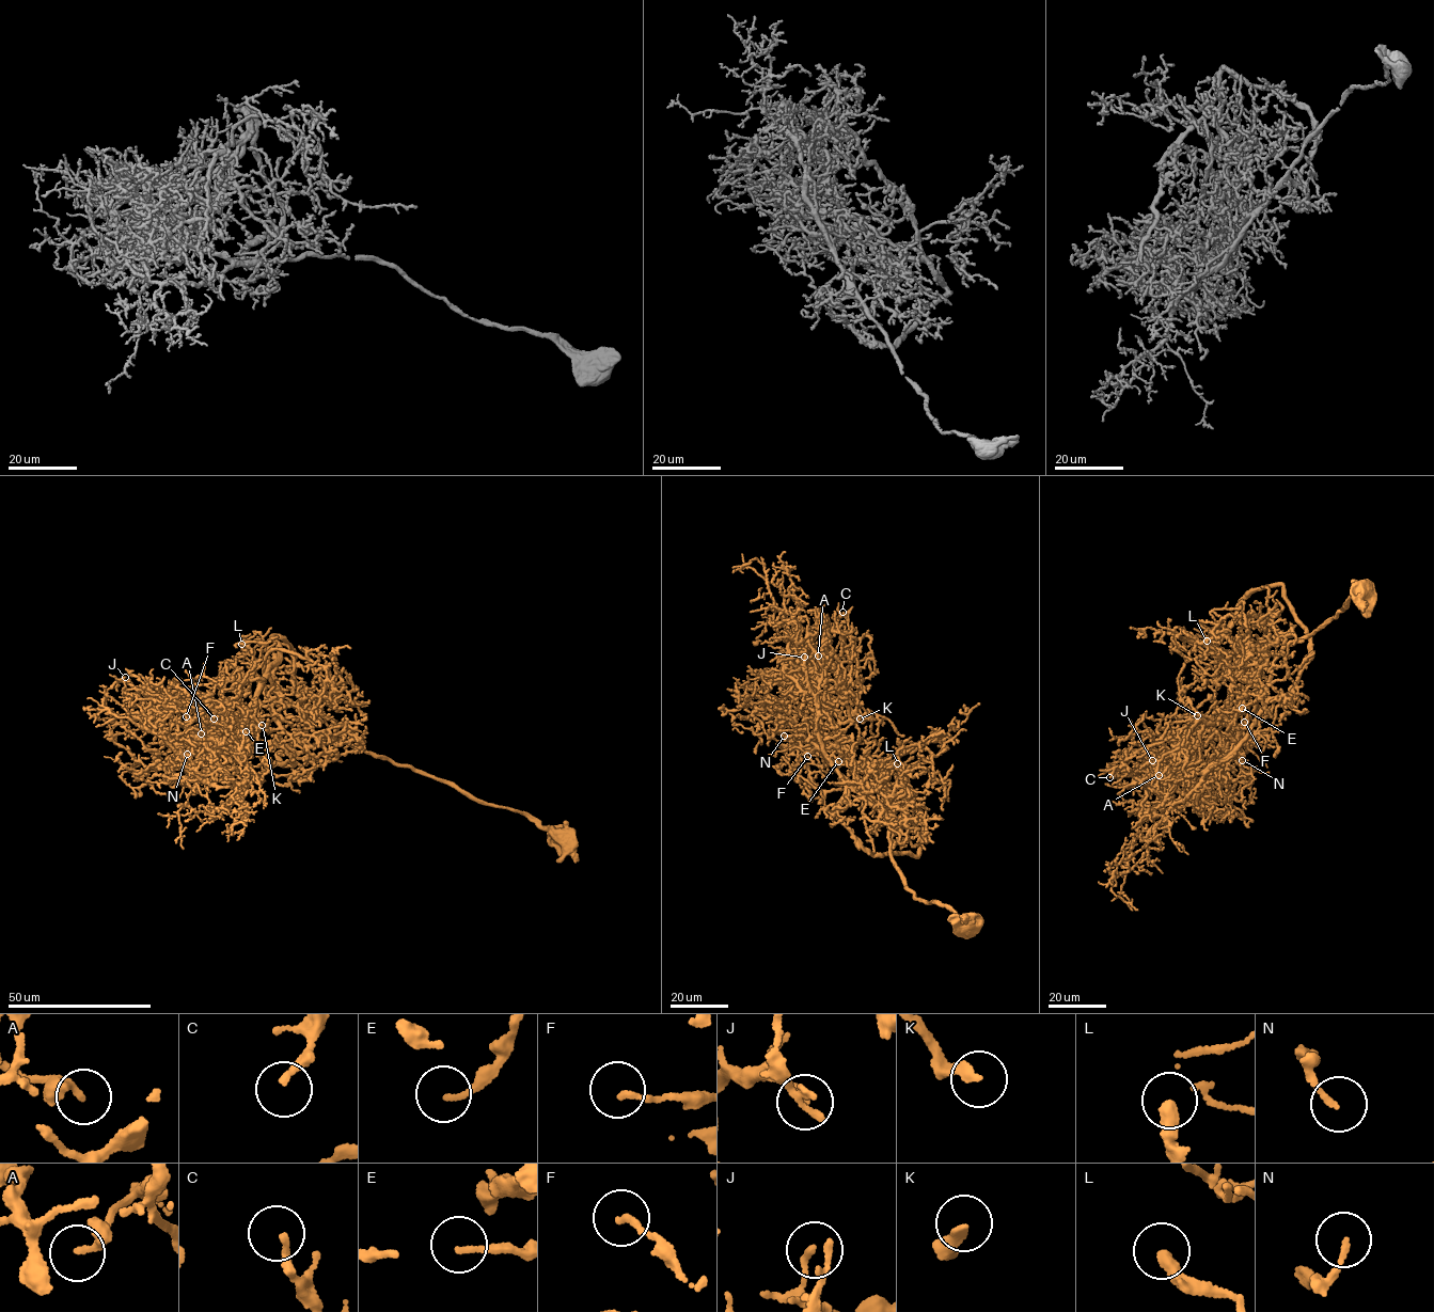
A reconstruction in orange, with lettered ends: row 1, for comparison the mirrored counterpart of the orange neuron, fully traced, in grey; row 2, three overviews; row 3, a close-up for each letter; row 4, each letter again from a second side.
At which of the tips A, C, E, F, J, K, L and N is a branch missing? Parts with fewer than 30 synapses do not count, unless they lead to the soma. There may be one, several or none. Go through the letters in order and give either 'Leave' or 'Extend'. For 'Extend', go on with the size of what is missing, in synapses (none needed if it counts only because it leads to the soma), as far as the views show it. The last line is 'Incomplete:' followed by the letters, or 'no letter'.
A: Leave
C: Leave
E: Leave
F: Leave
J: Leave
K: Extend. Roughly 70 synapses
L: Leave
N: Leave
Incomplete: K

